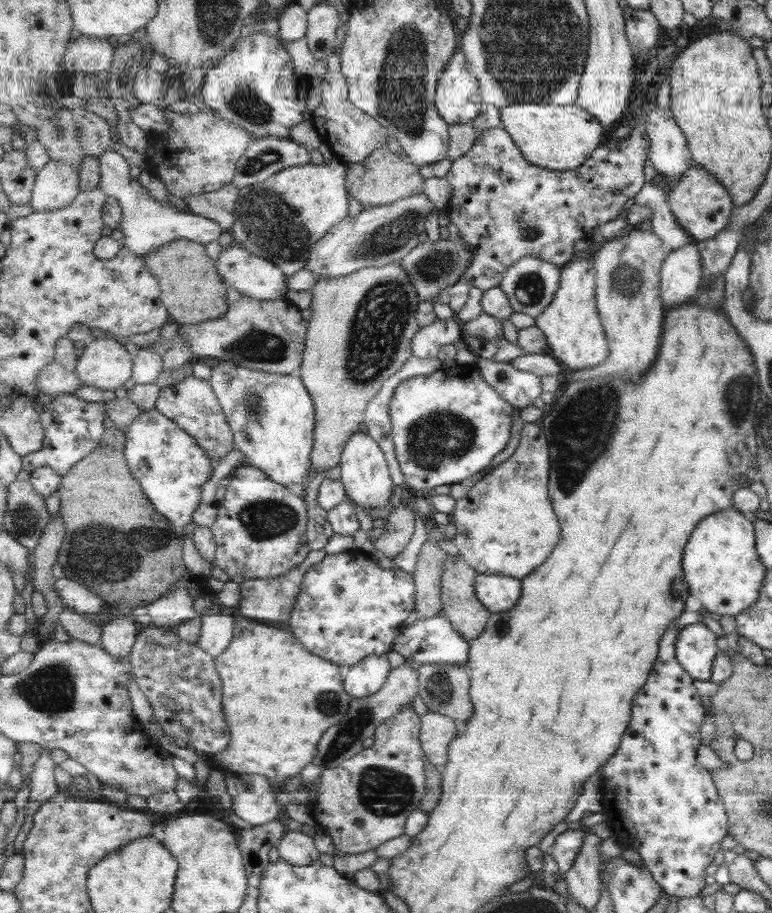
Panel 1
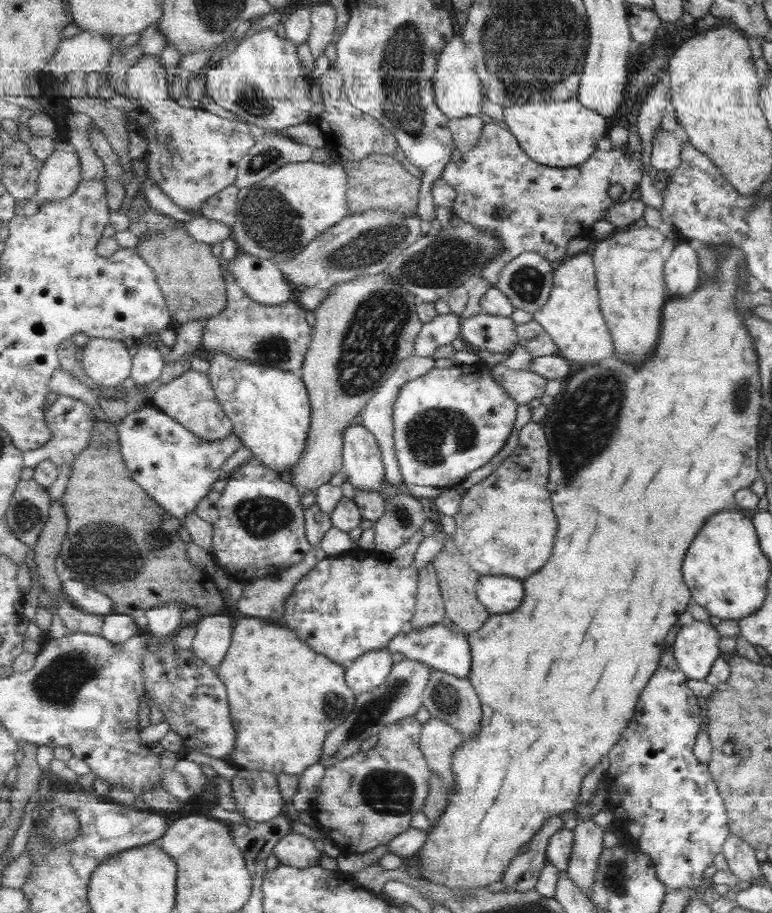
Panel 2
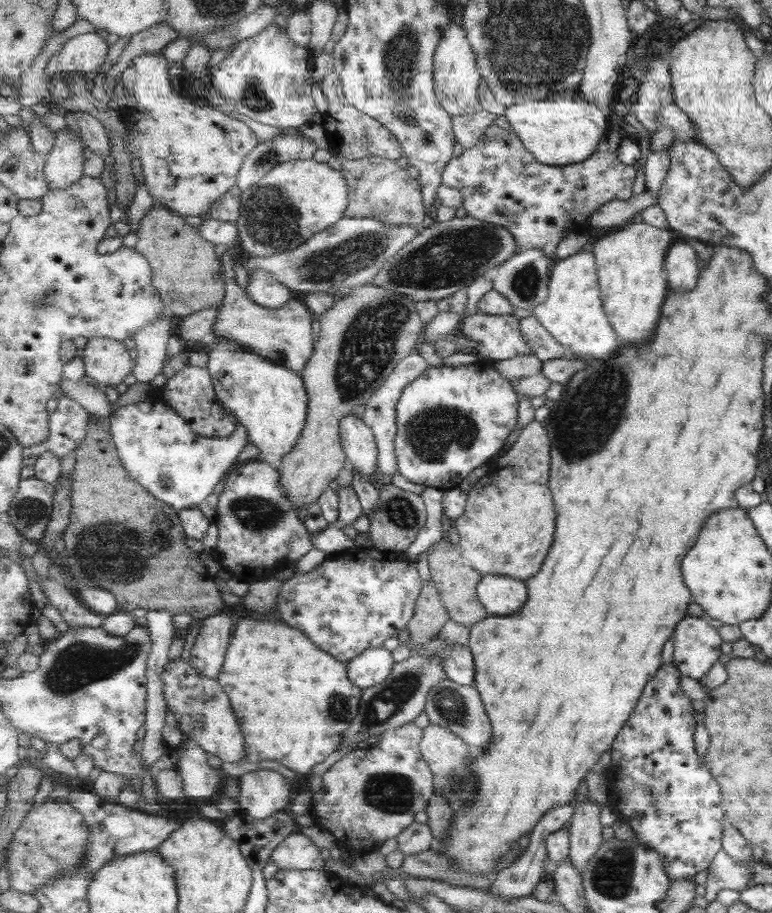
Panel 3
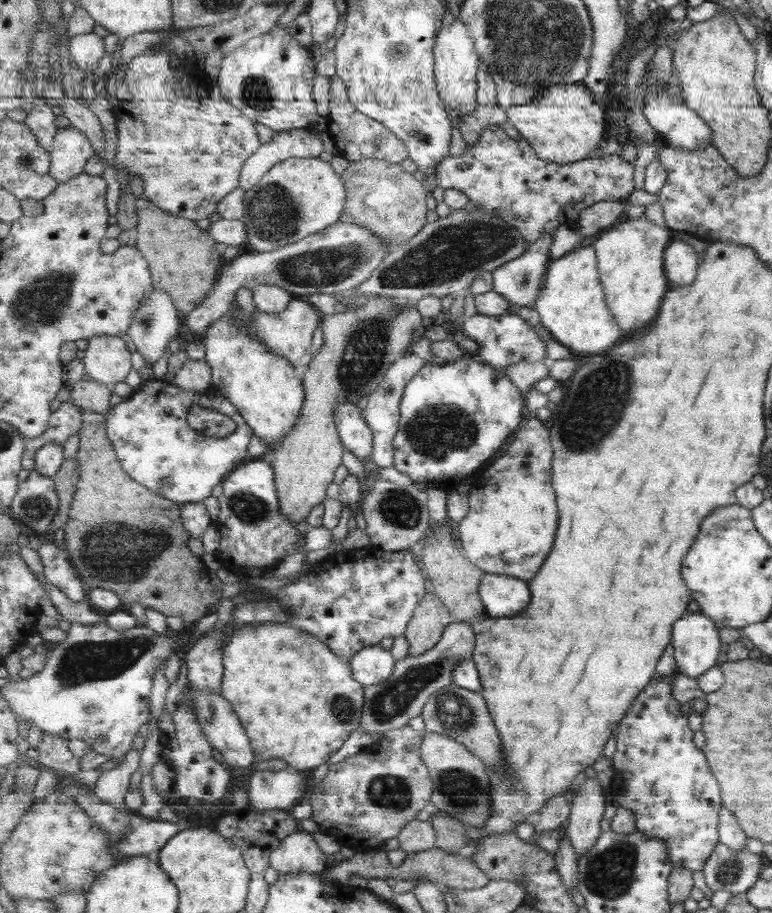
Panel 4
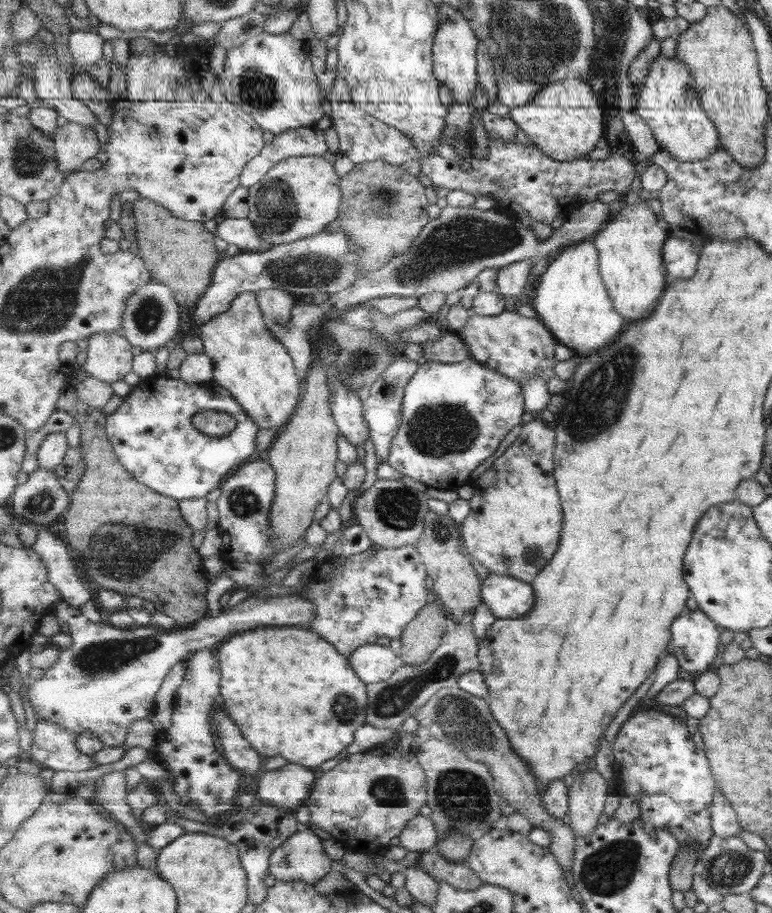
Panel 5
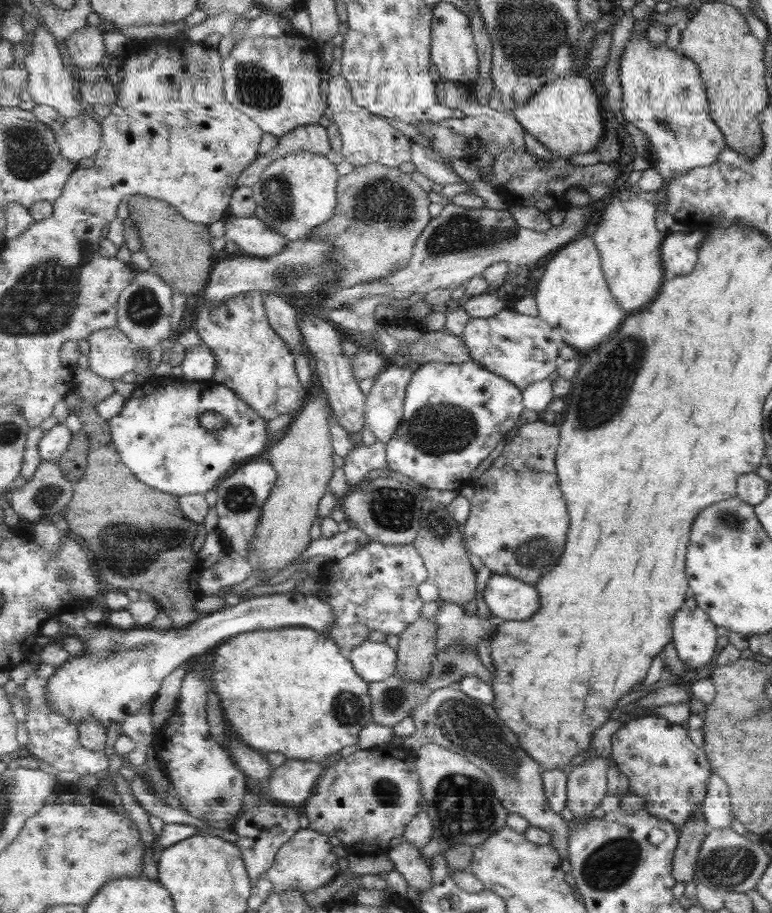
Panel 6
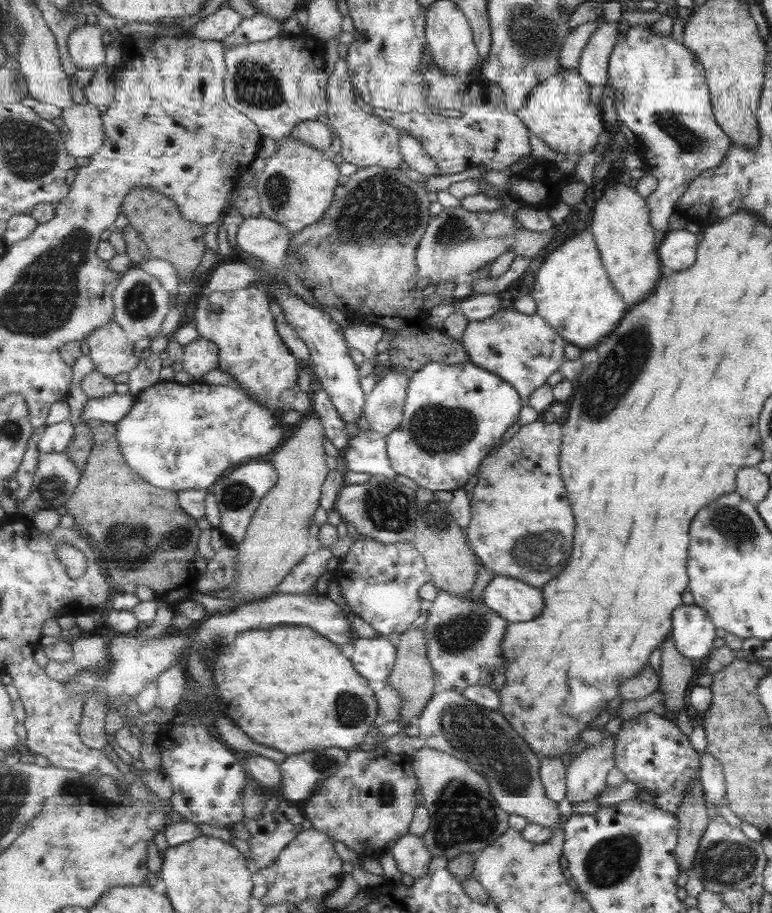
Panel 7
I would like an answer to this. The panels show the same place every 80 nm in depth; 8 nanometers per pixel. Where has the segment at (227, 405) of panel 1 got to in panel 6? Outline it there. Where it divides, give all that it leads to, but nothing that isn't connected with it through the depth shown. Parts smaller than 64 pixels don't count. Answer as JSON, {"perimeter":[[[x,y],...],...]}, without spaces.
{"perimeter":[[[263,290],[242,292],[220,304],[206,304],[197,301],[196,328],[204,343],[216,355],[217,368],[213,380],[232,387],[233,390],[249,403],[265,420],[275,420],[284,414],[295,413],[309,396],[306,388],[299,383],[295,370],[296,355],[285,339],[273,330],[267,313],[268,293]]]}

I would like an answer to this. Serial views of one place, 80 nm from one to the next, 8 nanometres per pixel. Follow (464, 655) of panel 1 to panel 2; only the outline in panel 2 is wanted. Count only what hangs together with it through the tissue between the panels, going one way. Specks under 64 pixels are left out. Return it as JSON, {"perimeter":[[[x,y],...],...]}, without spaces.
{"perimeter":[[[445,623],[429,626],[429,629],[398,634],[387,648],[391,653],[401,653],[405,658],[417,660],[440,671],[448,672],[459,678],[468,678],[472,669],[472,648],[467,635],[460,635],[449,630]]]}

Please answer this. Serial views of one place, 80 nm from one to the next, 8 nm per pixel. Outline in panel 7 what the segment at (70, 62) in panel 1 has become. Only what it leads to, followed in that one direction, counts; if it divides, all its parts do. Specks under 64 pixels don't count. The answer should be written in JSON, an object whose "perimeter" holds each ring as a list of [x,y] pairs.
{"perimeter":[[[85,24],[78,26],[71,33],[68,41],[68,49],[72,62],[78,69],[93,70],[105,63],[105,42],[103,34],[105,28]]]}

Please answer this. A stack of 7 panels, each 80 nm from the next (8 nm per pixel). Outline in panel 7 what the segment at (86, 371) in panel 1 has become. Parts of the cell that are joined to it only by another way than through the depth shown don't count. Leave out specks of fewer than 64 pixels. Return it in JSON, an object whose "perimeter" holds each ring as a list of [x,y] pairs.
{"perimeter":[[[115,320],[94,330],[86,342],[95,369],[105,376],[129,374],[140,364],[141,359],[135,356],[133,337]]]}

